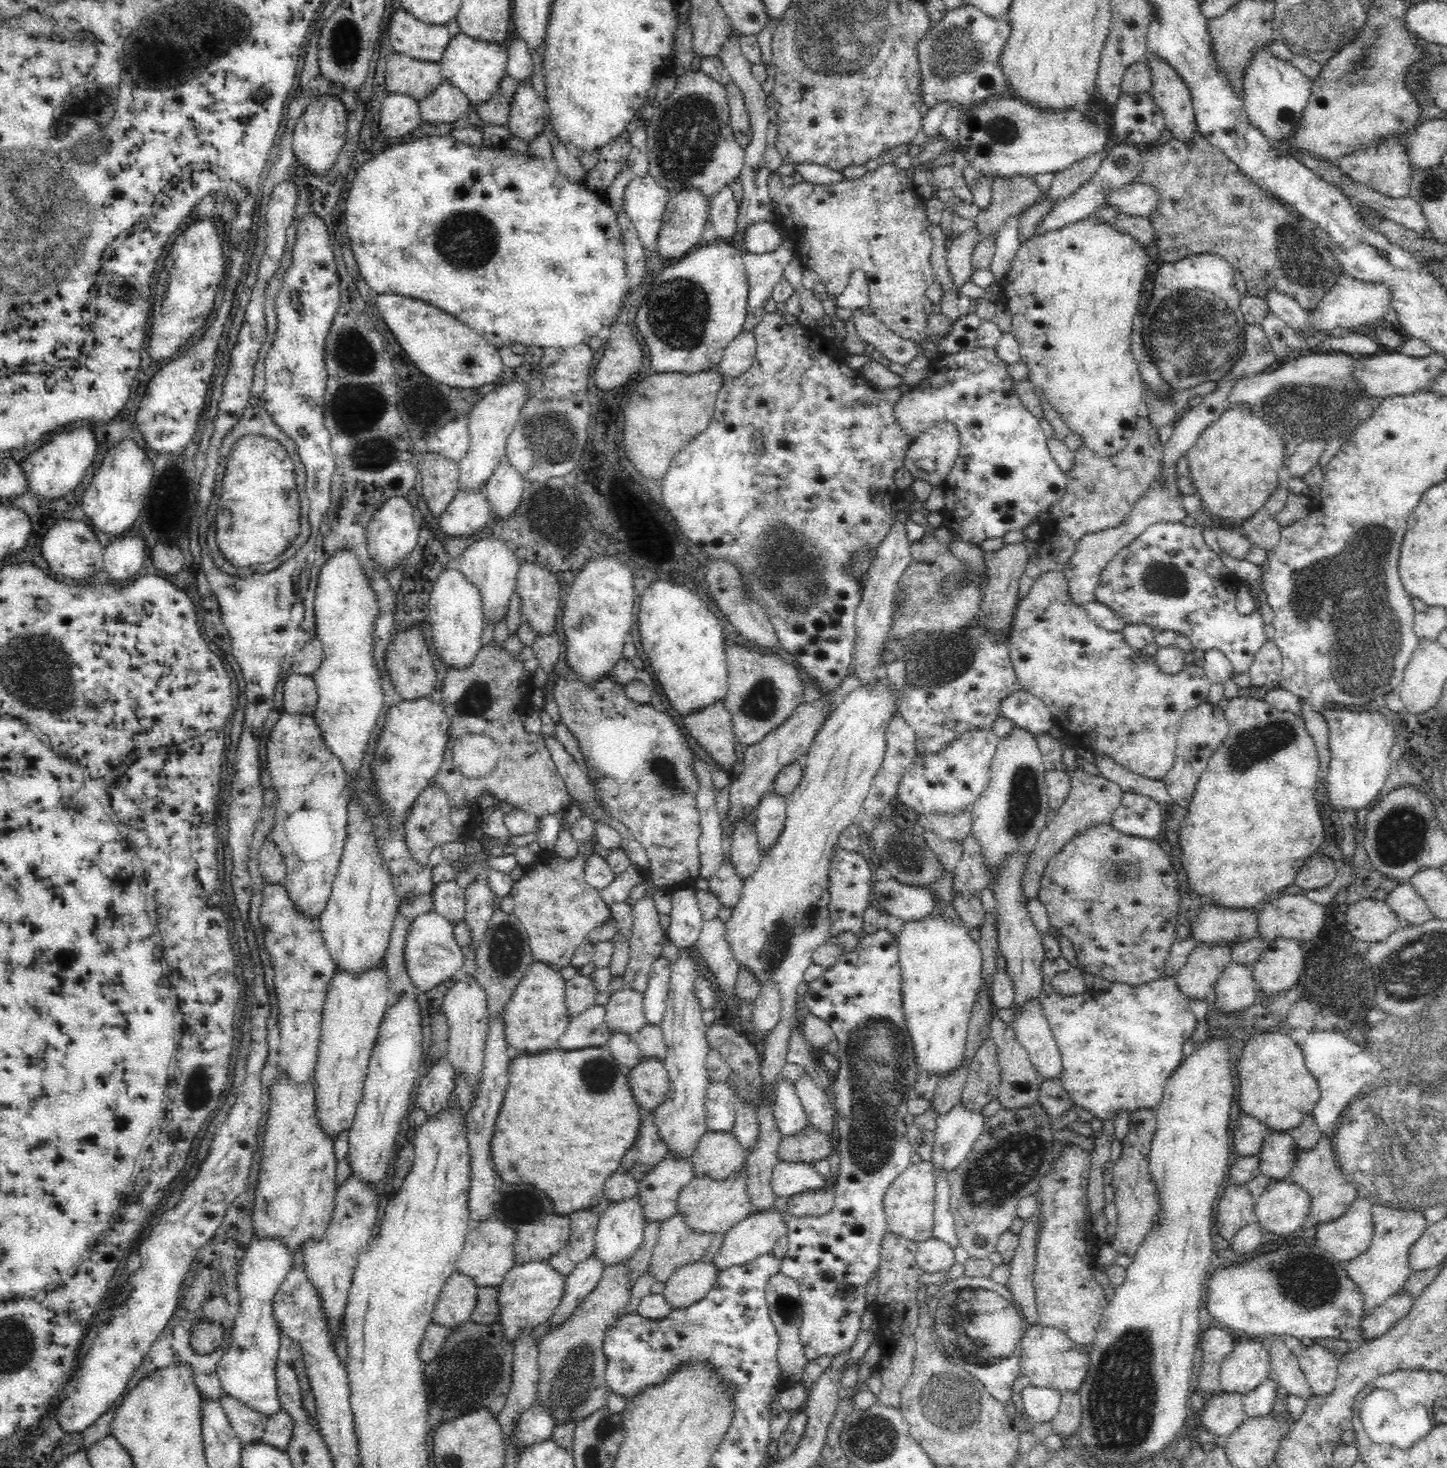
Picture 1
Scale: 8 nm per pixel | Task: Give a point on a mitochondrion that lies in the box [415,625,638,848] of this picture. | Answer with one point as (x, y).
(470, 703)

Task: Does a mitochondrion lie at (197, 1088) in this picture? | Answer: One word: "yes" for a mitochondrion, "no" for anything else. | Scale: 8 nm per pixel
yes

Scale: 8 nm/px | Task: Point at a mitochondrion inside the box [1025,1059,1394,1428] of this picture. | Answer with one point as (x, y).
(1307, 1280)

